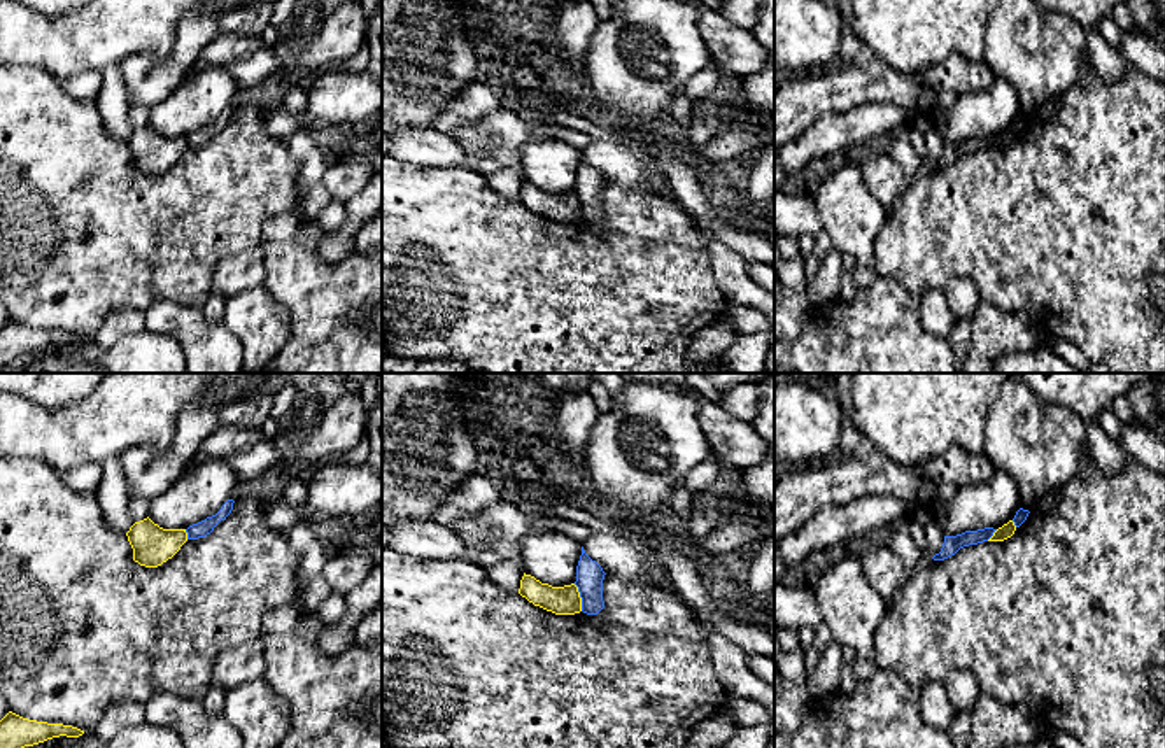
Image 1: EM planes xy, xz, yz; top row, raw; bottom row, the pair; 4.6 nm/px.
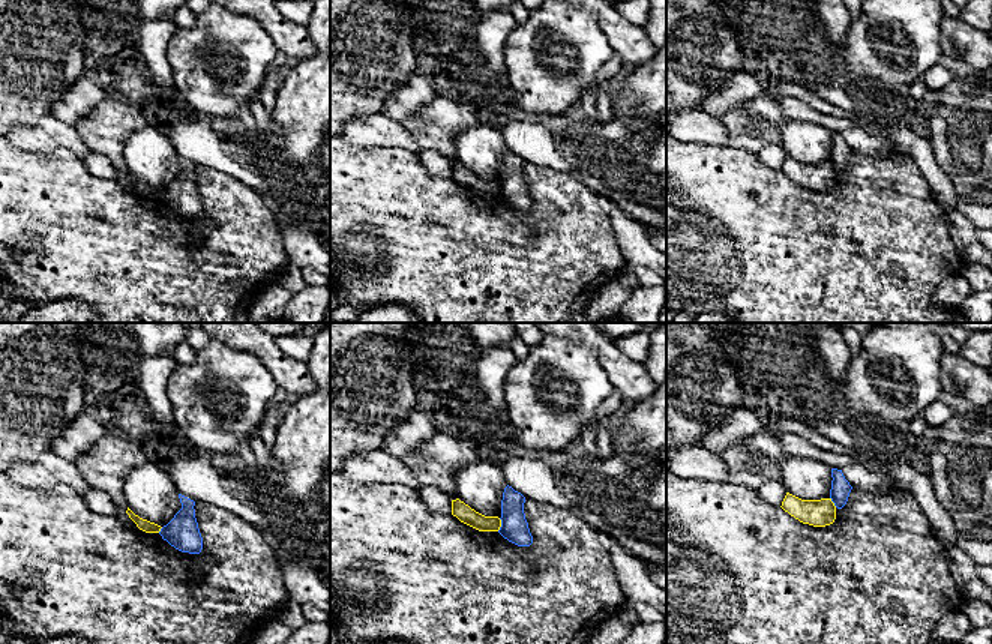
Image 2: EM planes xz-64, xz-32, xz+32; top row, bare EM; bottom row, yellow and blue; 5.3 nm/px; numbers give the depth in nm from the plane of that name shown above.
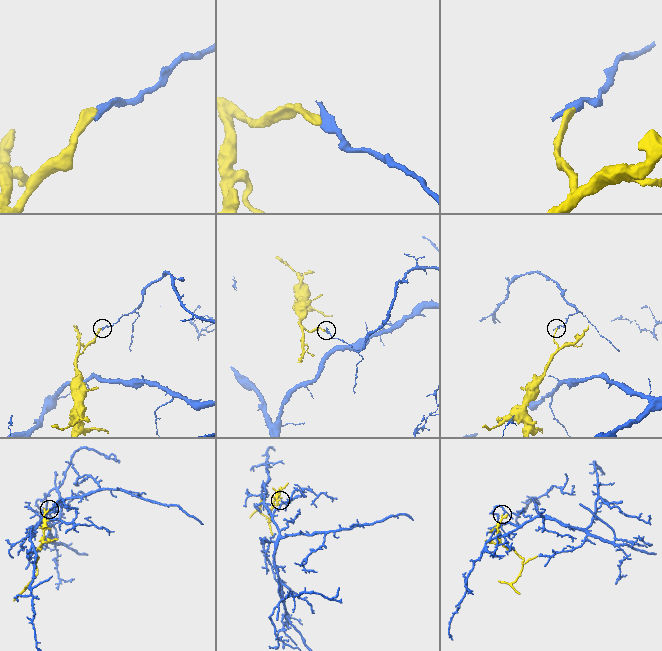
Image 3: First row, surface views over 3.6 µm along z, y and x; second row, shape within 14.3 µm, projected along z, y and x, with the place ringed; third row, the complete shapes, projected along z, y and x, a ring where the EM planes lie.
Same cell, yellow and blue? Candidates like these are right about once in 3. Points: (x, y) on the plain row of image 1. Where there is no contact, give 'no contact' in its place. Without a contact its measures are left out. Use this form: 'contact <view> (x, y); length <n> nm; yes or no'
contact xz (580, 205); length 130 nm; no

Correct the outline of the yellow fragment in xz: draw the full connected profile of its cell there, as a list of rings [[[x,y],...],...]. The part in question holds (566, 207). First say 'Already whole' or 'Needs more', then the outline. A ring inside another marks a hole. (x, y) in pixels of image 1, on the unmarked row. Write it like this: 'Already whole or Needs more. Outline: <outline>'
Already whole. Outline: [[[524,180],[519,201],[534,214],[555,222],[575,222],[582,219],[582,205],[575,191],[552,194]]]

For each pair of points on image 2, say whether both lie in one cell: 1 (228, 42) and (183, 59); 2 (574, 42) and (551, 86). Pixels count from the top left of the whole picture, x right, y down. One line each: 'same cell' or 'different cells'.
1: same cell
2: same cell

